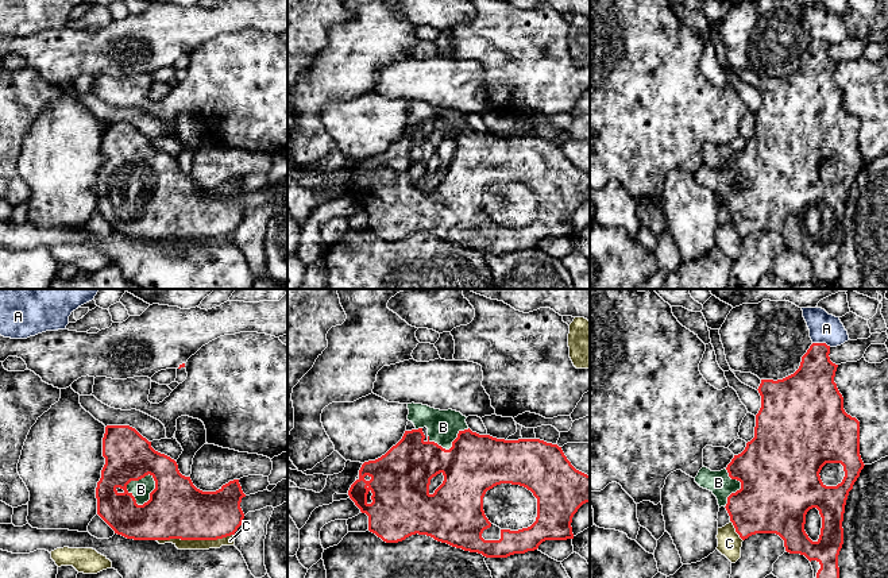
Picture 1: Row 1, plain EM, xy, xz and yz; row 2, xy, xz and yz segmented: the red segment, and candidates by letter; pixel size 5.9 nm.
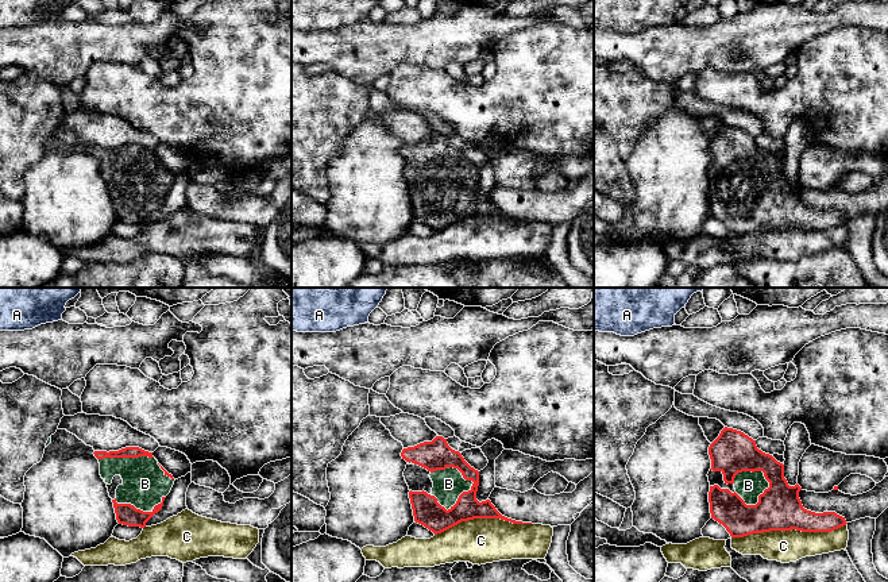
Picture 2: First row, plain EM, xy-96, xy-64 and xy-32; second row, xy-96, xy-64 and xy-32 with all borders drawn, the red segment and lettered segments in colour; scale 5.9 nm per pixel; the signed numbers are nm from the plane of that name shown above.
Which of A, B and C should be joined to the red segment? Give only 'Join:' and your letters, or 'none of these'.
Join: B

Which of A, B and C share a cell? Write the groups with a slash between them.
A / B / C

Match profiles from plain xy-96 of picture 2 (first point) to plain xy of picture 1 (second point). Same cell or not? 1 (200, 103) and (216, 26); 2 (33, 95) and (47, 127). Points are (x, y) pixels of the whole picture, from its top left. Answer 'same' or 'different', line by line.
1: different
2: different

